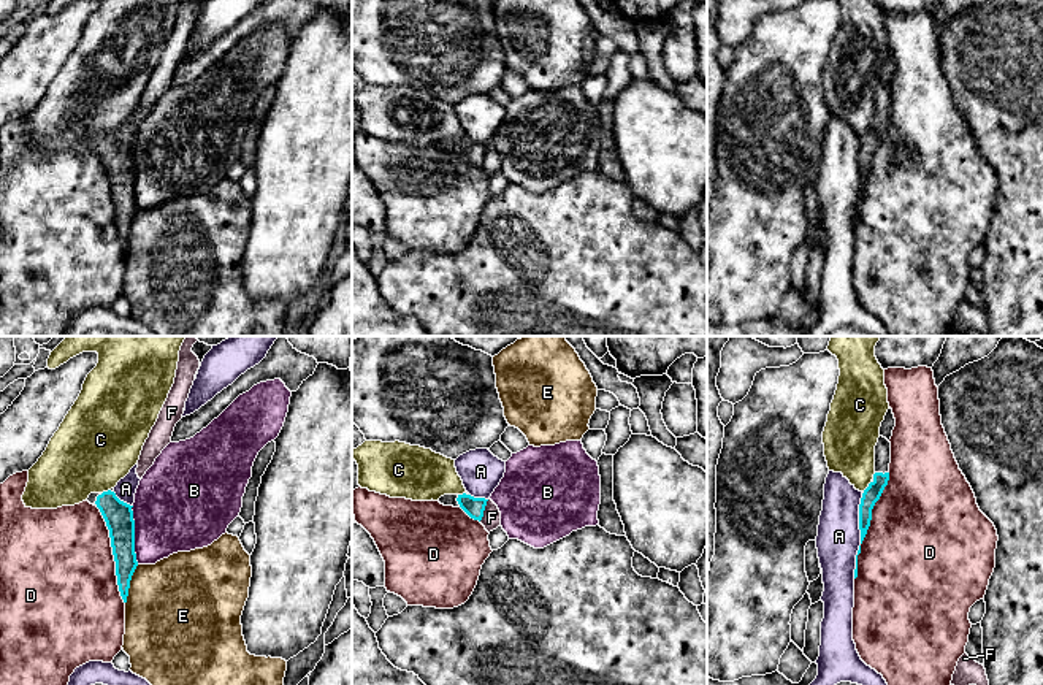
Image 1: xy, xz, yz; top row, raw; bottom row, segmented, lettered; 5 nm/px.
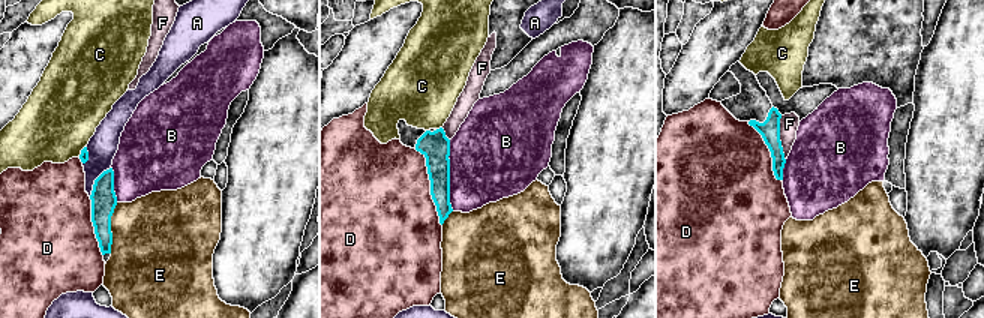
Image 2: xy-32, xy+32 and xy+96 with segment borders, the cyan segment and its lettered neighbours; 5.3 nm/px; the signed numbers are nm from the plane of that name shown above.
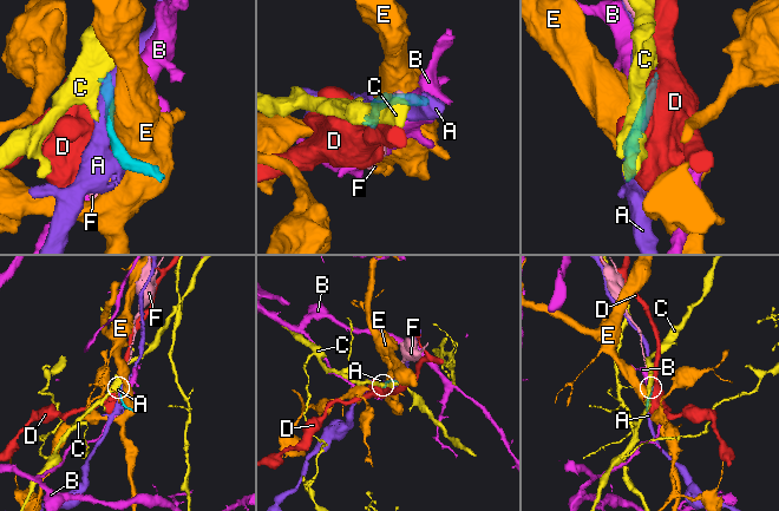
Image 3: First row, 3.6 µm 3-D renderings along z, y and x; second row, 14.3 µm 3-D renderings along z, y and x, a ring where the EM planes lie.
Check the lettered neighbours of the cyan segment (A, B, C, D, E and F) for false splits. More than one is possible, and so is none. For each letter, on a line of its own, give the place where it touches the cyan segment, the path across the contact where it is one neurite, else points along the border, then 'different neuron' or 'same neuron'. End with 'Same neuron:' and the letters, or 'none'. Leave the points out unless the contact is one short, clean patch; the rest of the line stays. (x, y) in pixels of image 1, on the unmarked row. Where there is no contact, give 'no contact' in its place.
A: contact yz (861, 181); different neuron
B: contact xy (133, 179); border xy (132, 151), (133, 197), (138, 208); different neuron
C: contact yz (869, 130); border yz (871, 126), (863, 135); different neuron
D: contact yz (869, 170); different neuron
E: contact xy (129, 229); different neuron
F: contact xz (484, 154); border xz (489, 145), (479, 165); different neuron
Same neuron: none

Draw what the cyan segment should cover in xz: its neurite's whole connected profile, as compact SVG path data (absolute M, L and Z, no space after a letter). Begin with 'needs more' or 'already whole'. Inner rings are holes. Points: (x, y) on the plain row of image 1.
needs more; M466 136L463 140L444 140L437 146L444 151L461 152L471 163L480 166L488 144L474 143Z

